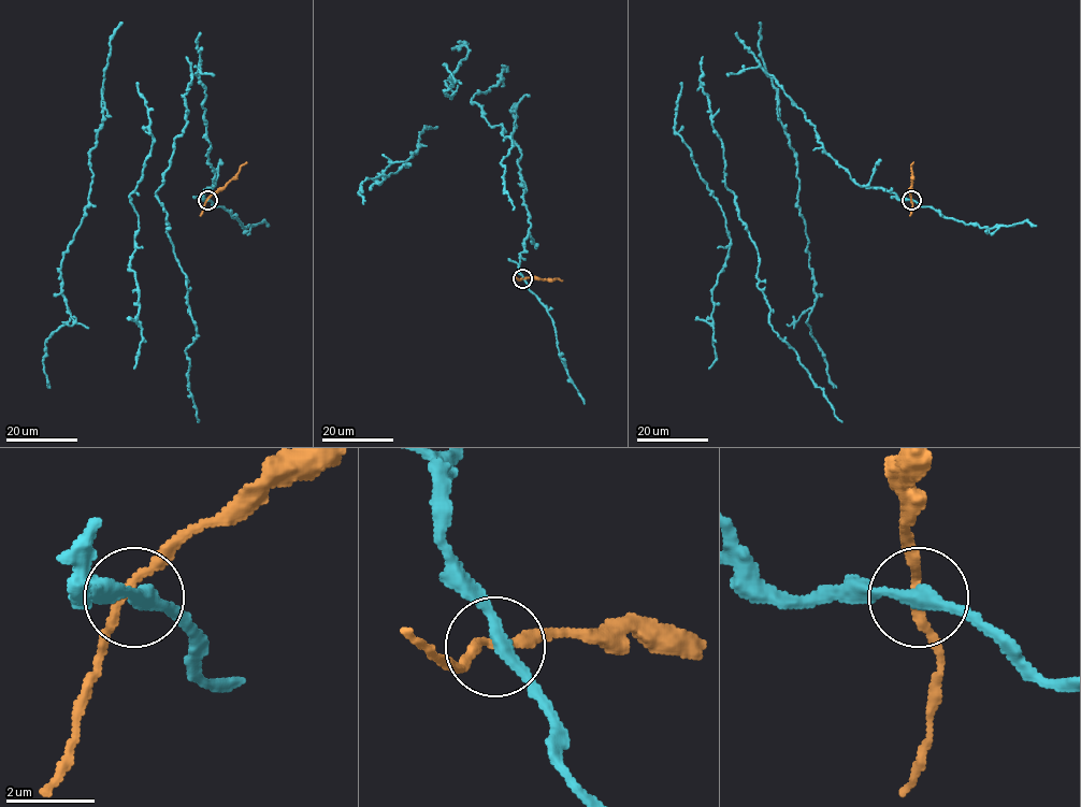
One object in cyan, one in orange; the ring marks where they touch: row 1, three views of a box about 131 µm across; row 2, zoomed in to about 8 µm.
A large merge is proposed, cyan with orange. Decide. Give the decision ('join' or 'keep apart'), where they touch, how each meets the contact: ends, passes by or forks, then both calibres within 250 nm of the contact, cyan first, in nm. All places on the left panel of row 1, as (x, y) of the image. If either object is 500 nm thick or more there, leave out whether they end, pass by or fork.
keep apart; place (207, 200); cyan passes by; orange passes by; calibres 280 and 170 nm

